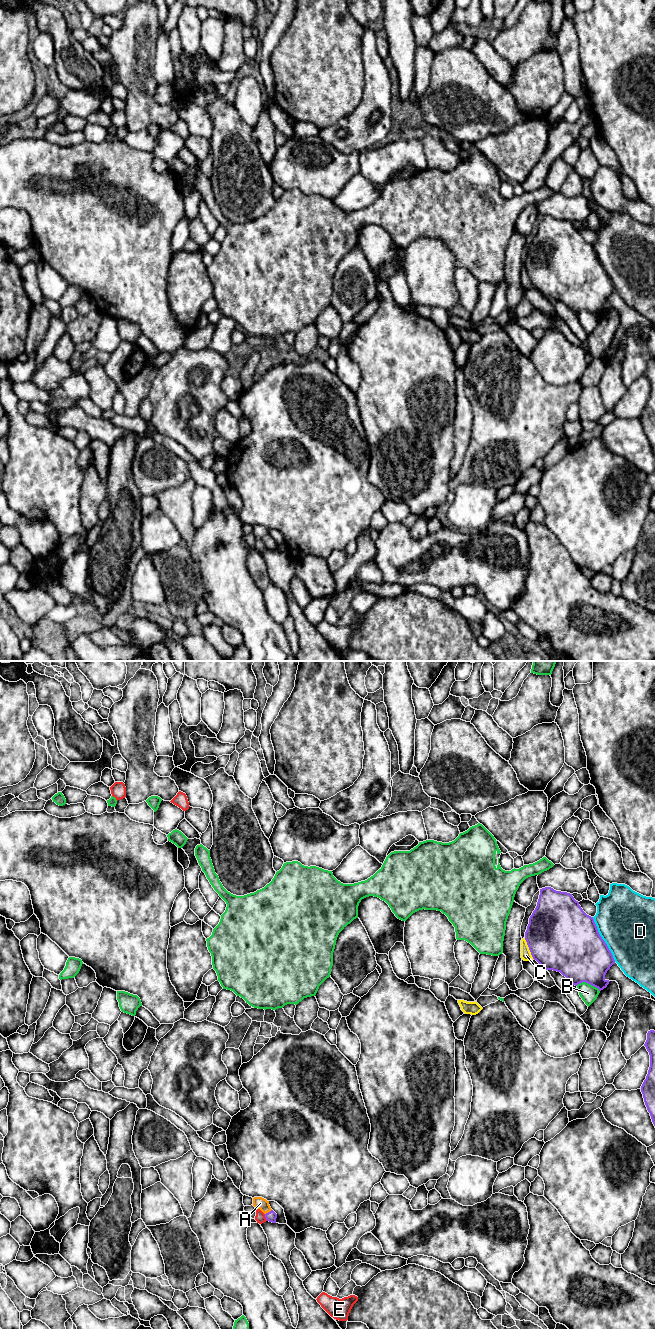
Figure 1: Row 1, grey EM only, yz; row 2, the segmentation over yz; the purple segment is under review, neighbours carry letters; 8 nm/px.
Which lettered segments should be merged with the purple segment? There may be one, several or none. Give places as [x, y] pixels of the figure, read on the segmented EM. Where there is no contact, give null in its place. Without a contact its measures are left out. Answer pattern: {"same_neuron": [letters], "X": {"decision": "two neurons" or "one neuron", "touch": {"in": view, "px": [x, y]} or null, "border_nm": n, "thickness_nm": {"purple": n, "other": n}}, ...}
{"same_neuron": ["A"], "A": {"decision": "one neuron", "touch": {"in": "yz", "px": [268, 1212]}, "border_nm": 70, "thickness_nm": {"purple": 90, "other": 100}}, "B": {"decision": "two neurons", "touch": {"in": "yz", "px": [588, 983]}, "border_nm": 200, "thickness_nm": {"purple": 440, "other": 140}}, "C": {"decision": "two neurons", "touch": {"in": "yz", "px": [529, 948]}, "border_nm": 180, "thickness_nm": {"purple": 500, "other": 80}}, "D": {"decision": "two neurons", "touch": {"in": "yz", "px": [602, 939]}, "border_nm": 400, "thickness_nm": {"purple": 480, "other": 480}}, "E": {"decision": "two neurons", "touch": {"in": "yz", "px": [265, 1217]}, "border_nm": 60, "thickness_nm": {"purple": 90, "other": 80}}}

